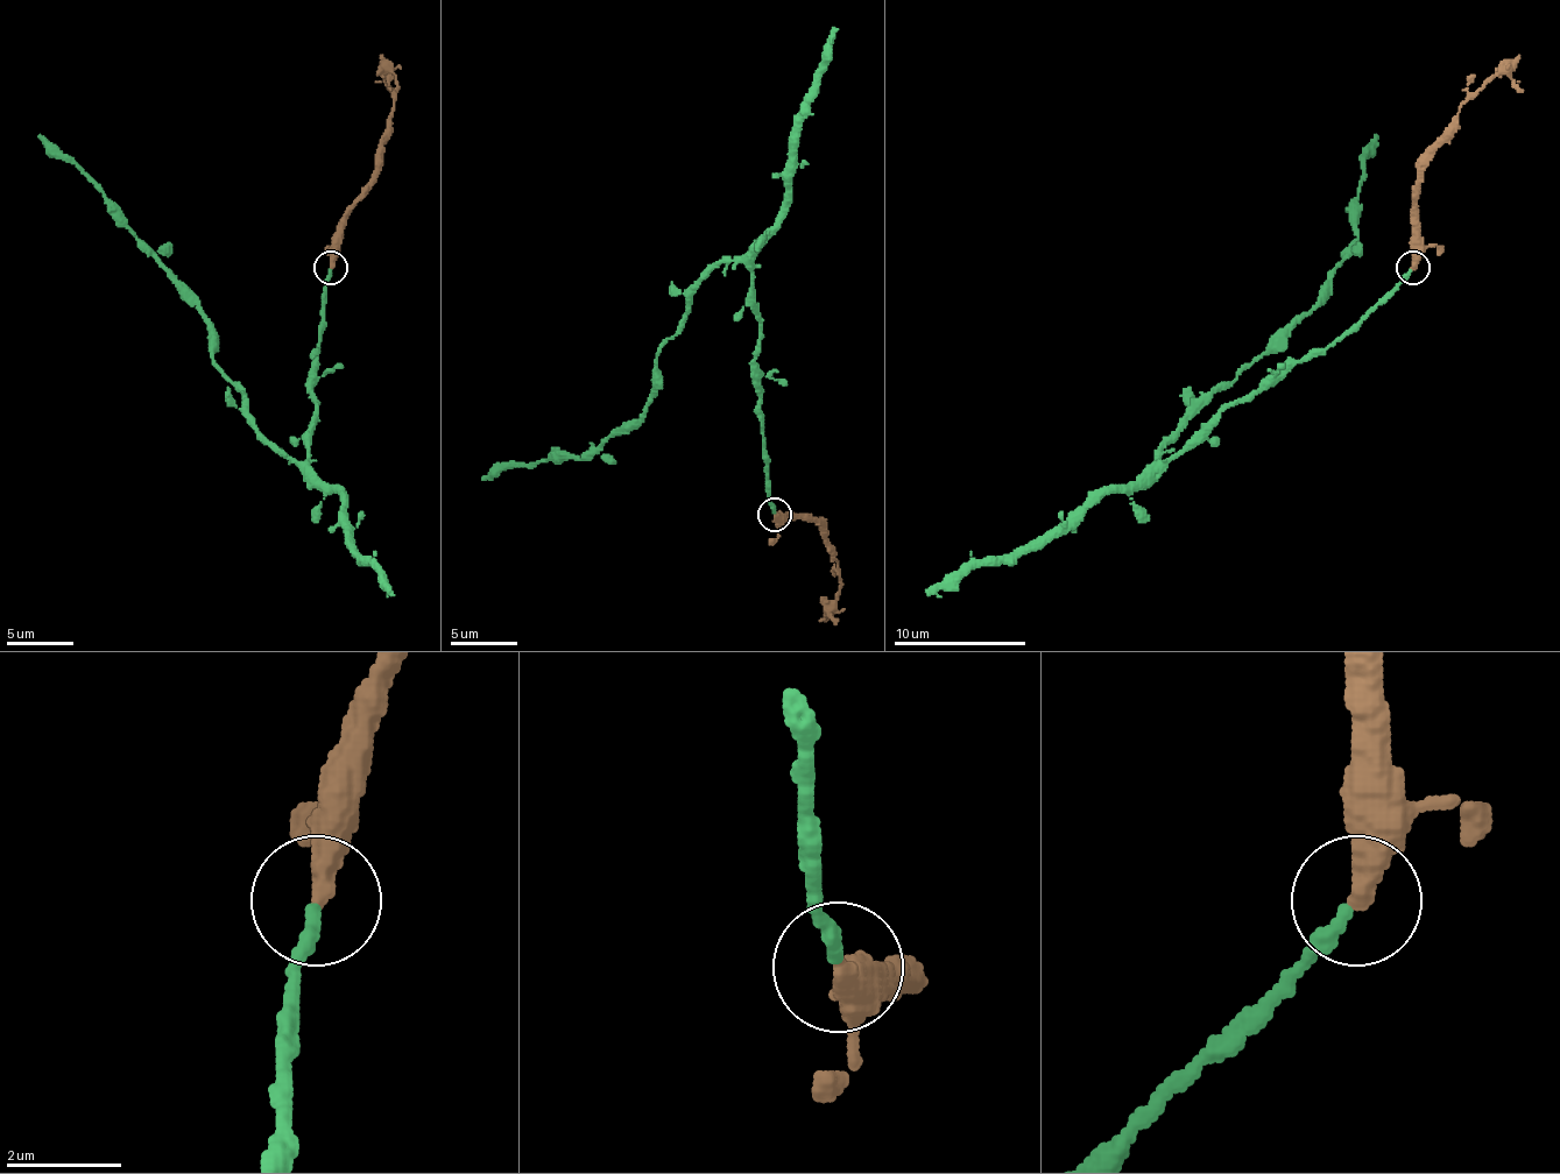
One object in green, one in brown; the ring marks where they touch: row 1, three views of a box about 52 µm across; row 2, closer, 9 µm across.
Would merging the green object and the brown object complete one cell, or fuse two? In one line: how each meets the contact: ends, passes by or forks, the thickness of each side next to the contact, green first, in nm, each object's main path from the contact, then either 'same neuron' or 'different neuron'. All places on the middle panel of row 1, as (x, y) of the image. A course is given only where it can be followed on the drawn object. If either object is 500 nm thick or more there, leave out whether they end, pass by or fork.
green ends | brown ends | 280/400 nm | green via (775, 511), (755, 289), (735, 259), (692, 292), (635, 422), (583, 455), (496, 465), (482, 479) | brown via (775, 515), (814, 522), (821, 528), (838, 561), (841, 585), (828, 615), (838, 621) | same neuron

